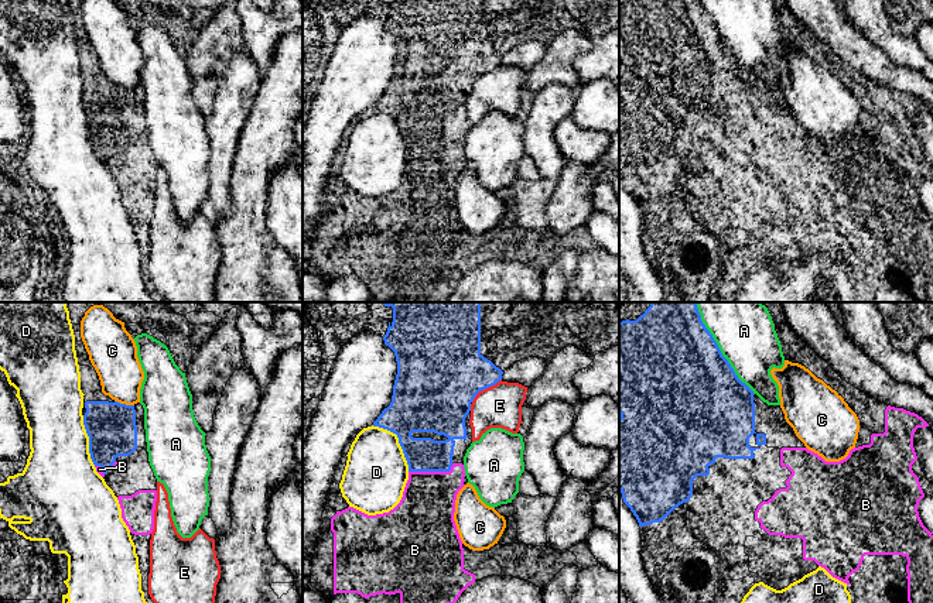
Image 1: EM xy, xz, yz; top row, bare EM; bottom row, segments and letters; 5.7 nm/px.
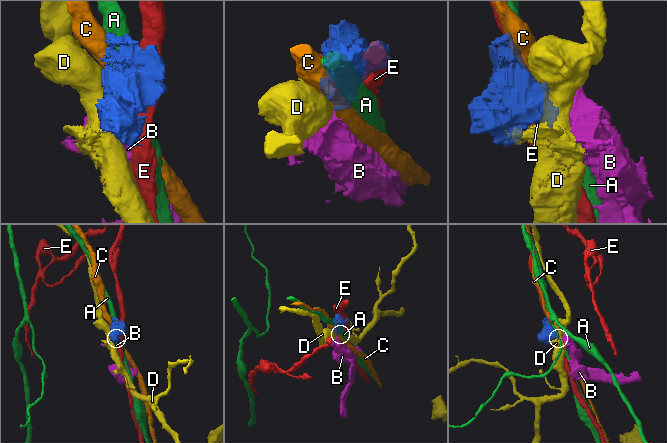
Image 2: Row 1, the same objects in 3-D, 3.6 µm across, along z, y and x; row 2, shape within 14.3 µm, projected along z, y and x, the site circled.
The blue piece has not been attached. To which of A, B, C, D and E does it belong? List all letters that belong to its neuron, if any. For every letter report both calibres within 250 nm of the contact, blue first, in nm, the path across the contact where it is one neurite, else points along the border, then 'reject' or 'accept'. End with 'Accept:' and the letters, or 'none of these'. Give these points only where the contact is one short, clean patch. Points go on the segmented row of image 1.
A: 500 nm thick on the blue side, 360 nm on the other; reject
B: 190 nm thick on the blue side, 320 nm on the other; runs through xz (421, 454), (430, 462), (431, 470), (431, 490), (426, 511); accept
C: 280 nm thick on the blue side, 260 nm on the other; reject
D: 340 nm thick on the blue side, 360 nm on the other; reject
E: 440 nm thick on the blue side, 240 nm on the other; reject
Accept: B

